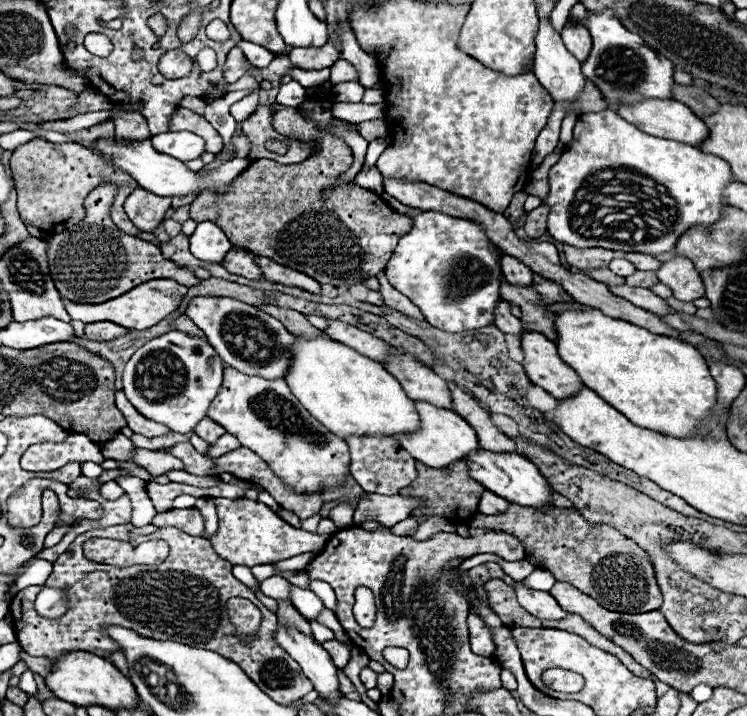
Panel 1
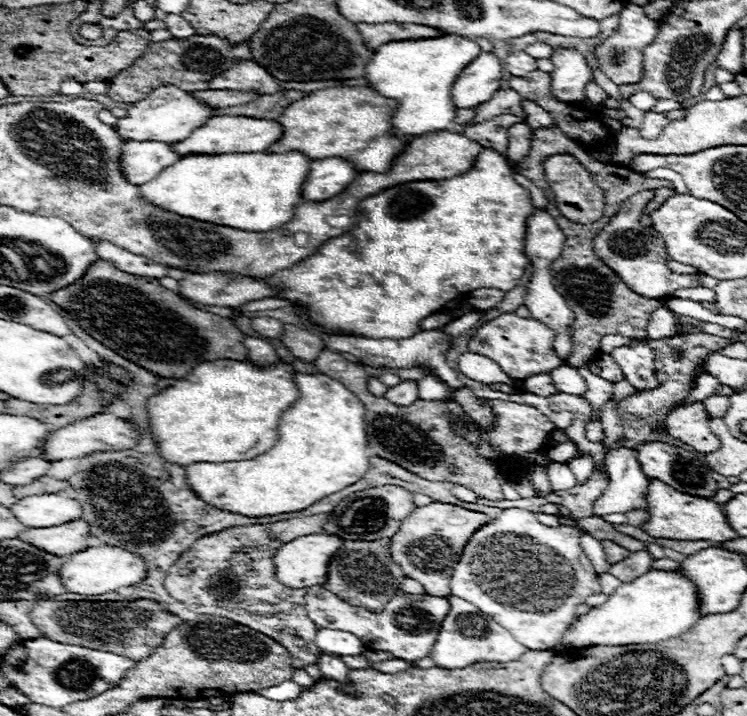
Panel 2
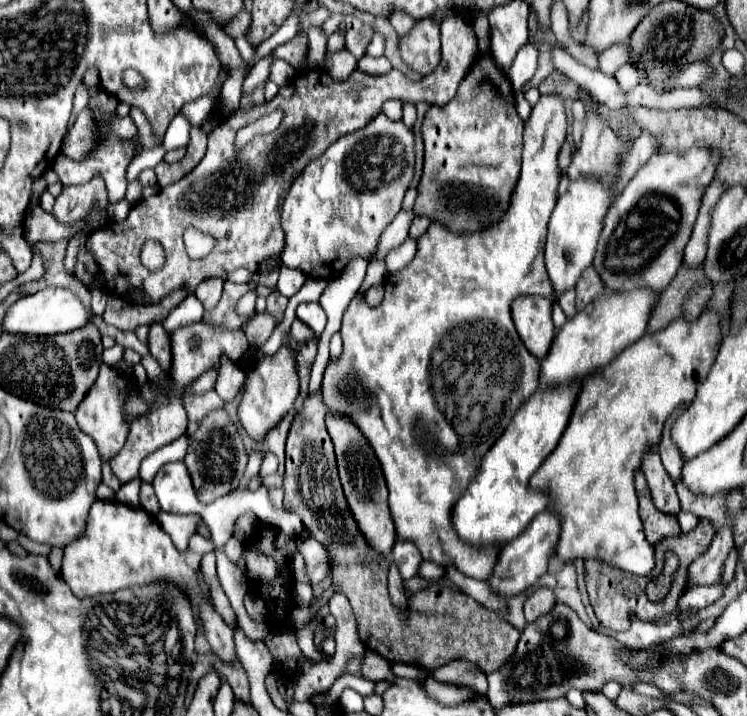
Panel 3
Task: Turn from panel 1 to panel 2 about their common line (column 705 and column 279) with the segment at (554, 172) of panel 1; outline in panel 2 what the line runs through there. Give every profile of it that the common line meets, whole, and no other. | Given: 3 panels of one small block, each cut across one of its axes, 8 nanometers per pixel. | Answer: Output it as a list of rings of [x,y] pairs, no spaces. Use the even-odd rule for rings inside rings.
[[[250,152],[250,154],[188,154],[182,156],[176,164],[164,168],[154,180],[140,186],[142,196],[154,202],[160,208],[176,212],[180,216],[196,218],[202,222],[228,226],[246,232],[268,232],[280,224],[286,224],[292,216],[296,206],[304,200],[300,196],[304,180],[308,178],[308,168],[312,160],[302,152],[282,152],[282,154],[268,154],[268,152]]]

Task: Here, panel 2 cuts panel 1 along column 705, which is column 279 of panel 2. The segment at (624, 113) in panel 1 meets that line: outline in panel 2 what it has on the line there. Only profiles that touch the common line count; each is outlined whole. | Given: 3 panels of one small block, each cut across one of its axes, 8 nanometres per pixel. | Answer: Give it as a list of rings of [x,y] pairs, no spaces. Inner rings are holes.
[[[214,116],[196,132],[192,132],[184,142],[174,144],[174,150],[184,154],[230,154],[230,152],[264,152],[268,150],[280,136],[282,126],[276,120],[264,118],[248,118],[248,116]]]

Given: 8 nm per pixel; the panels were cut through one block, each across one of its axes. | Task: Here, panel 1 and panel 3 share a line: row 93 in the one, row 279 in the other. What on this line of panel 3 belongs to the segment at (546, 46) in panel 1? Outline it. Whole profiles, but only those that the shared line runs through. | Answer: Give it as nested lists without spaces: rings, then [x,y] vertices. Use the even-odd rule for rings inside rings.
[[[576,180],[570,184],[568,192],[558,200],[550,224],[548,224],[548,240],[546,240],[546,272],[554,288],[554,302],[576,286],[582,278],[582,272],[592,264],[592,256],[596,252],[598,234],[602,228],[602,218],[612,204],[612,194],[590,180]]]

